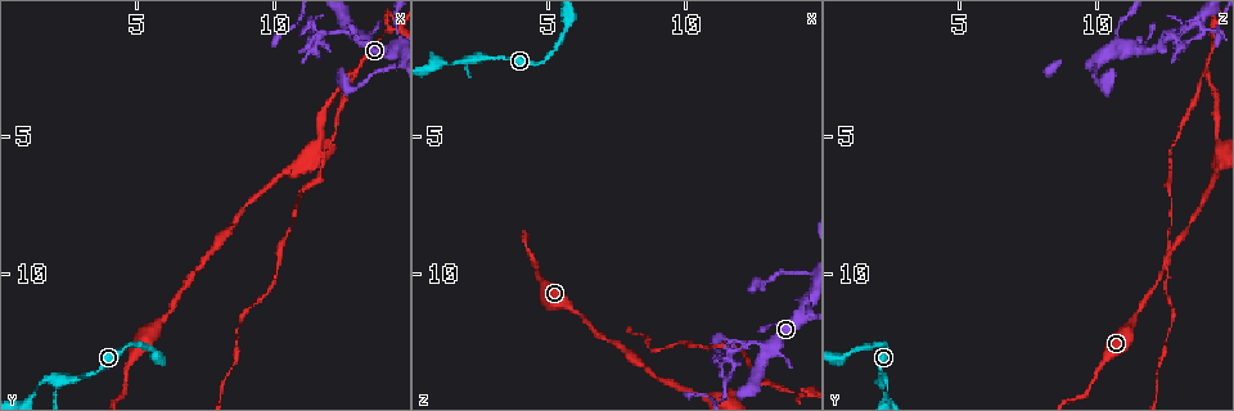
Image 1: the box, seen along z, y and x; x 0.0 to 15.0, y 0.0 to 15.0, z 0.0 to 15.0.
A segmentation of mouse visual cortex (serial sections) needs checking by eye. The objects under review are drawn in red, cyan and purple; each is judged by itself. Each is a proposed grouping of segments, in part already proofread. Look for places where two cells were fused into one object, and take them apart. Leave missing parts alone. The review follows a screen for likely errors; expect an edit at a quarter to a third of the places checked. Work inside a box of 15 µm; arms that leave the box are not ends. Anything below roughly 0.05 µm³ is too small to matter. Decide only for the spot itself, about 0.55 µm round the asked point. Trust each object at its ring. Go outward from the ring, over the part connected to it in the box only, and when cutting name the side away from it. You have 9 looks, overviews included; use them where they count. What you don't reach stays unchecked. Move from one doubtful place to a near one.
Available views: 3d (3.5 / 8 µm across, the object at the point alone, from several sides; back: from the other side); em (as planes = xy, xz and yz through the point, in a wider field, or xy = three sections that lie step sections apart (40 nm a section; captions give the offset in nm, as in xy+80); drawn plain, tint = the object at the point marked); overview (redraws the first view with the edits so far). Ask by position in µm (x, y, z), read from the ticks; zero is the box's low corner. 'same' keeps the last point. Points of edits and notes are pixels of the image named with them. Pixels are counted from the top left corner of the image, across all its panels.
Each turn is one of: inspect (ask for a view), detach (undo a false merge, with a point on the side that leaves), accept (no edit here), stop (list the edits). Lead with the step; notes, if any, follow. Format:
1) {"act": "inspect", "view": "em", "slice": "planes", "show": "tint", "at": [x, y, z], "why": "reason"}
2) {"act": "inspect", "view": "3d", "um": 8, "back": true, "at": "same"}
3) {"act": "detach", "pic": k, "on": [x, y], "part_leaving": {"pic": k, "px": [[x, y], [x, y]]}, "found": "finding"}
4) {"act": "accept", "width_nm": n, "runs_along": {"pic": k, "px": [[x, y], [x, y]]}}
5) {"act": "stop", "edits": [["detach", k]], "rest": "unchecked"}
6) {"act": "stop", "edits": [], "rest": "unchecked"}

{"act": "inspect", "view": "3d", "um": 3.5, "at": [2.2, 13.8, 2.2], "why": "three-way junction"}

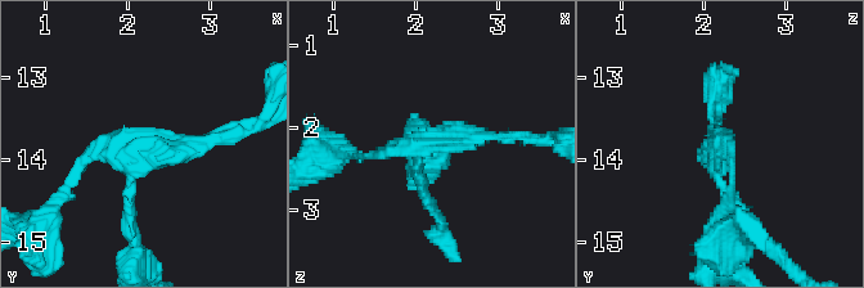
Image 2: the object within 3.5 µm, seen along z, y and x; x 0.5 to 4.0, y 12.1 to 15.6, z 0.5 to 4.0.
{"act": "inspect", "view": "em", "slice": "xy", "step": 1, "show": "plain", "at": [2.20, 13.85, 2.15], "arms": 3, "arm_widths_nm": [100, 150, 150]}

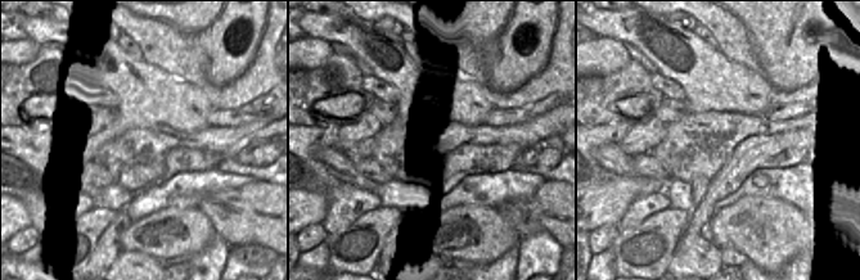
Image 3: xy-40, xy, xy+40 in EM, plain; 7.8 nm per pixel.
{"act": "inspect", "view": "em", "slice": "xy", "step": 1, "show": "tint", "at": "same", "why": "where the object lies"}

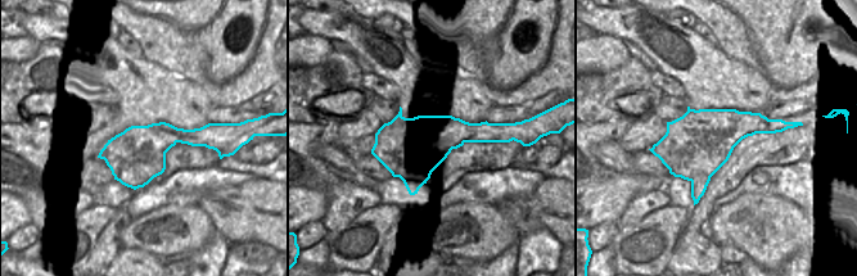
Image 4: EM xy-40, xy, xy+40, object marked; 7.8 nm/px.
{"act": "detach", "pic": 2, "on": [130, 220], "width_nm": 480, "part_leaving": {"pic": 2, "px": [[130, 175], [130, 230], [138, 238]]}, "found": "a second cell is stuck on"}

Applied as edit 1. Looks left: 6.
{"act": "inspect", "view": "3d", "um": 8, "at": [4.5, 13.4, 10.0], "why": "thick turns thin"}

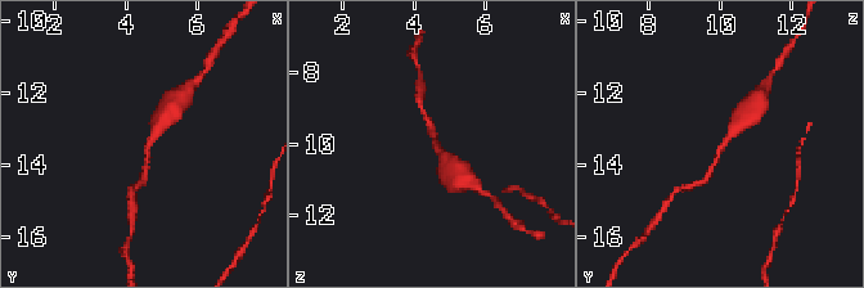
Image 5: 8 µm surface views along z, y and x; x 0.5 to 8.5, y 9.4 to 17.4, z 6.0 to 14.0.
{"act": "inspect", "view": "3d", "um": 3.5, "back": true, "at": [4.6, 13.5, 10.0], "why": "closer look"}

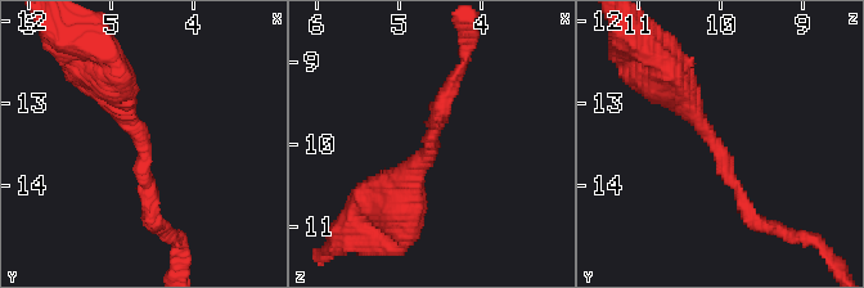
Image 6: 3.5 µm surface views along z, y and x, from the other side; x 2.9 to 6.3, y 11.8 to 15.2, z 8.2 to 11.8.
{"act": "inspect", "view": "em", "slice": "xy", "step": 3, "show": "tint", "at": [4.65, 13.50, 10.05], "arm_widths_nm": [150, 400], "why": "shape alone is not enough"}

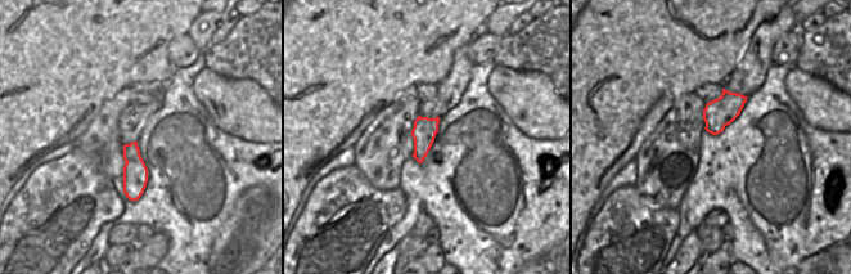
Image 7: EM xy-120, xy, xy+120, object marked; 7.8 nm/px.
{"act": "accept", "runs_along": {"pic": 6, "px": [[662, 66], [754, 220]]}, "found": "continuous, no second cell"}

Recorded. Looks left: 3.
{"act": "inspect", "view": "3d", "um": 3.5, "at": [5.8, 11.7, 11.3], "why": "sudden change in width"}

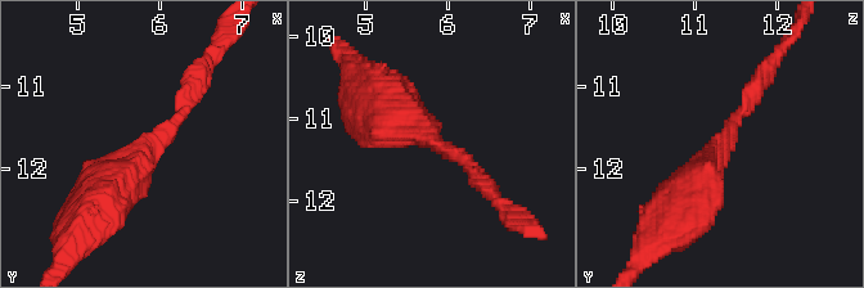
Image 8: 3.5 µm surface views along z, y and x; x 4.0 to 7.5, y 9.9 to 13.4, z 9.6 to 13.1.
{"act": "inspect", "view": "em", "slice": "xy", "step": 3, "show": "tint", "at": [5.75, 11.85, 11.20], "why": "shape alone is not enough"}

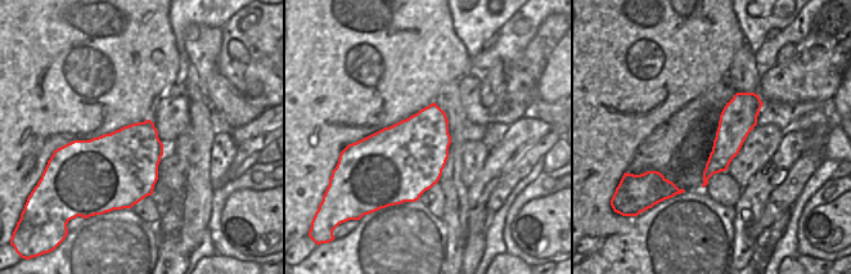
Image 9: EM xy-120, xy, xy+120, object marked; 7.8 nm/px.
{"act": "accept", "runs_along": {"pic": 9, "px": [[756, 99], [706, 175]]}, "found": "continuous, no second cell"}

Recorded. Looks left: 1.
{"act": "stop", "edits": [["detach", 2]], "rest": "unchecked"}

